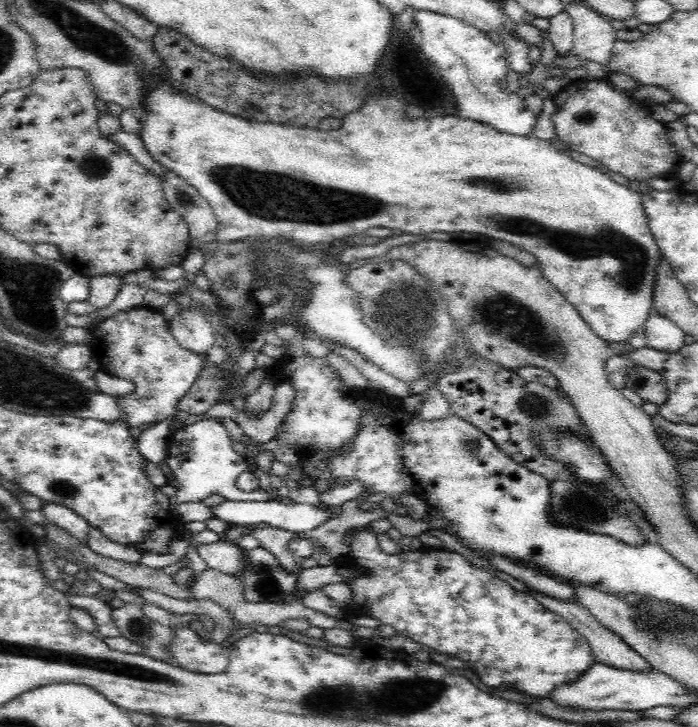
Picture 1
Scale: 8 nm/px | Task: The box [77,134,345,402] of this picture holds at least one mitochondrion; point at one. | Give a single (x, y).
(185, 200)

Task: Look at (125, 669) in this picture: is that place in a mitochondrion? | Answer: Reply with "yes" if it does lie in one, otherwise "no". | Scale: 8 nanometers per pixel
yes

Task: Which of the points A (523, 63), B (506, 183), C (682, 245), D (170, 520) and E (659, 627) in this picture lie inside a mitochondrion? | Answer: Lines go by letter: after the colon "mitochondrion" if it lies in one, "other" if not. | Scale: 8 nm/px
A: other
B: mitochondrion
C: other
D: other
E: mitochondrion

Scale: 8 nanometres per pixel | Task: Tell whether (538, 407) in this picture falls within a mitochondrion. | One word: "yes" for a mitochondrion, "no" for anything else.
yes

